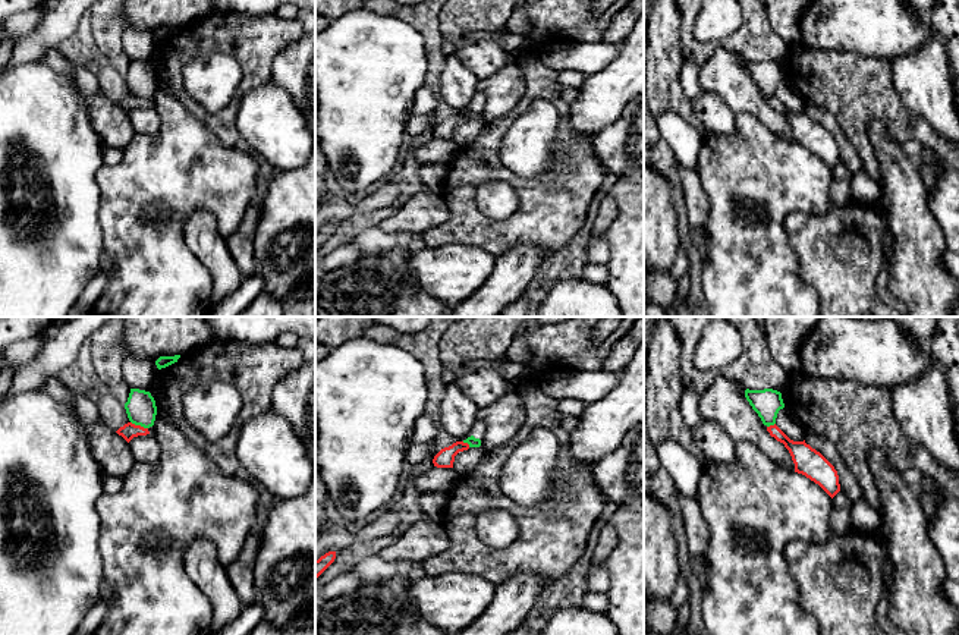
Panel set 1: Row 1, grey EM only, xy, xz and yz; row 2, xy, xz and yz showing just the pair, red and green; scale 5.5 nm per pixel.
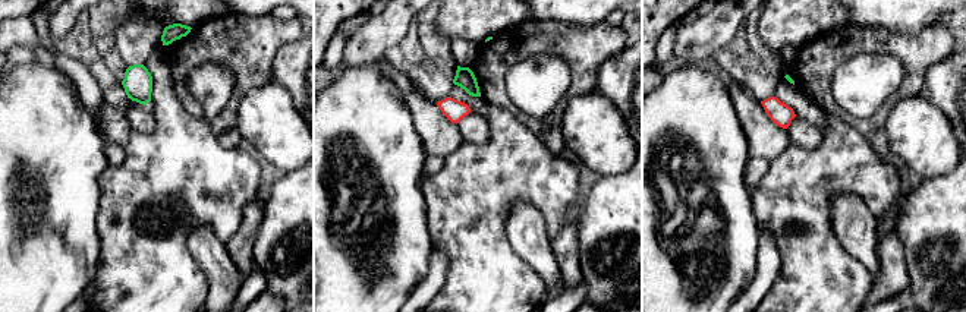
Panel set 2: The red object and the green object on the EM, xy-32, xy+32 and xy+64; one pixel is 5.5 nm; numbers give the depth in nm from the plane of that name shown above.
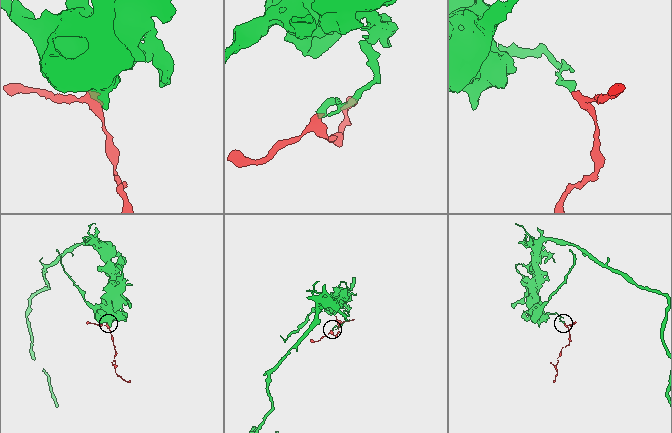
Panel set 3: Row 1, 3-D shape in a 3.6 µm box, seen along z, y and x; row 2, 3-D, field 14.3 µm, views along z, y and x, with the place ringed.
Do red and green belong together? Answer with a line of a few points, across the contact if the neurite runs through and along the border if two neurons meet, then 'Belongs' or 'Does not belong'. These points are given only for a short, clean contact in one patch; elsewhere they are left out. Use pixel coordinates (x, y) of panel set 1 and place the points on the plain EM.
Line: xy (131, 93), (147, 100). Does not belong

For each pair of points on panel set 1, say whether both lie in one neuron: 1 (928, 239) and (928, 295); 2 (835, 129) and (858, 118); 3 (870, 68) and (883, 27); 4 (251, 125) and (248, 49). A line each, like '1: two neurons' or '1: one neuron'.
1: one neuron
2: two neurons
3: two neurons
4: two neurons

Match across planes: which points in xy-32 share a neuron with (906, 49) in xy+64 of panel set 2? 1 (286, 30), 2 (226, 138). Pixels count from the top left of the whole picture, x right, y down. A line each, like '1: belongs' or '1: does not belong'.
1: belongs
2: belongs

